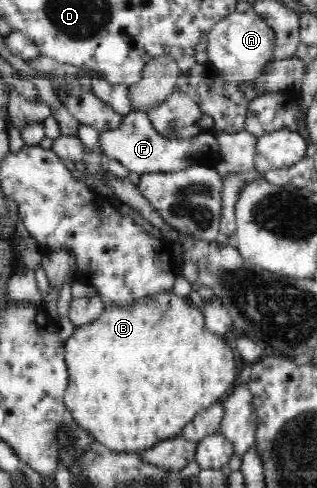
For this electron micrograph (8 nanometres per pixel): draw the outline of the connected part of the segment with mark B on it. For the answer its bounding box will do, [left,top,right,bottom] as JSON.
[64,292,238,452]

